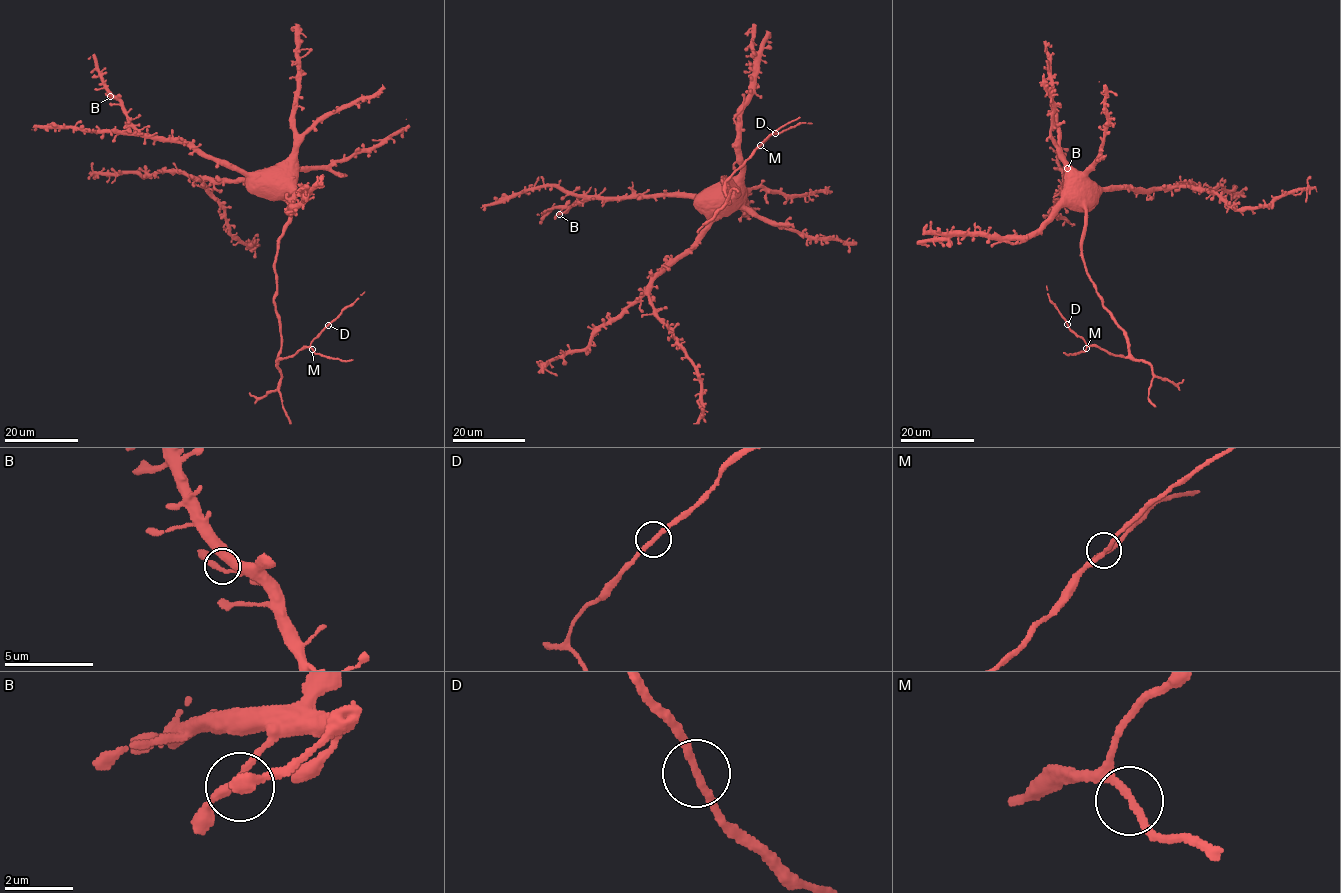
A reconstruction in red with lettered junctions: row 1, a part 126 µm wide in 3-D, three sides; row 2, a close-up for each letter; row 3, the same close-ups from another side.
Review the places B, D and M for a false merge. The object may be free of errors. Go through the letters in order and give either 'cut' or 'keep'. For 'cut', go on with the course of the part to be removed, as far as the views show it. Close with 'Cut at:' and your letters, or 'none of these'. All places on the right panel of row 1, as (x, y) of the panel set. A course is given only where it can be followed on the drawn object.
B: keep
D: keep
M: keep
Cut at: none of these

